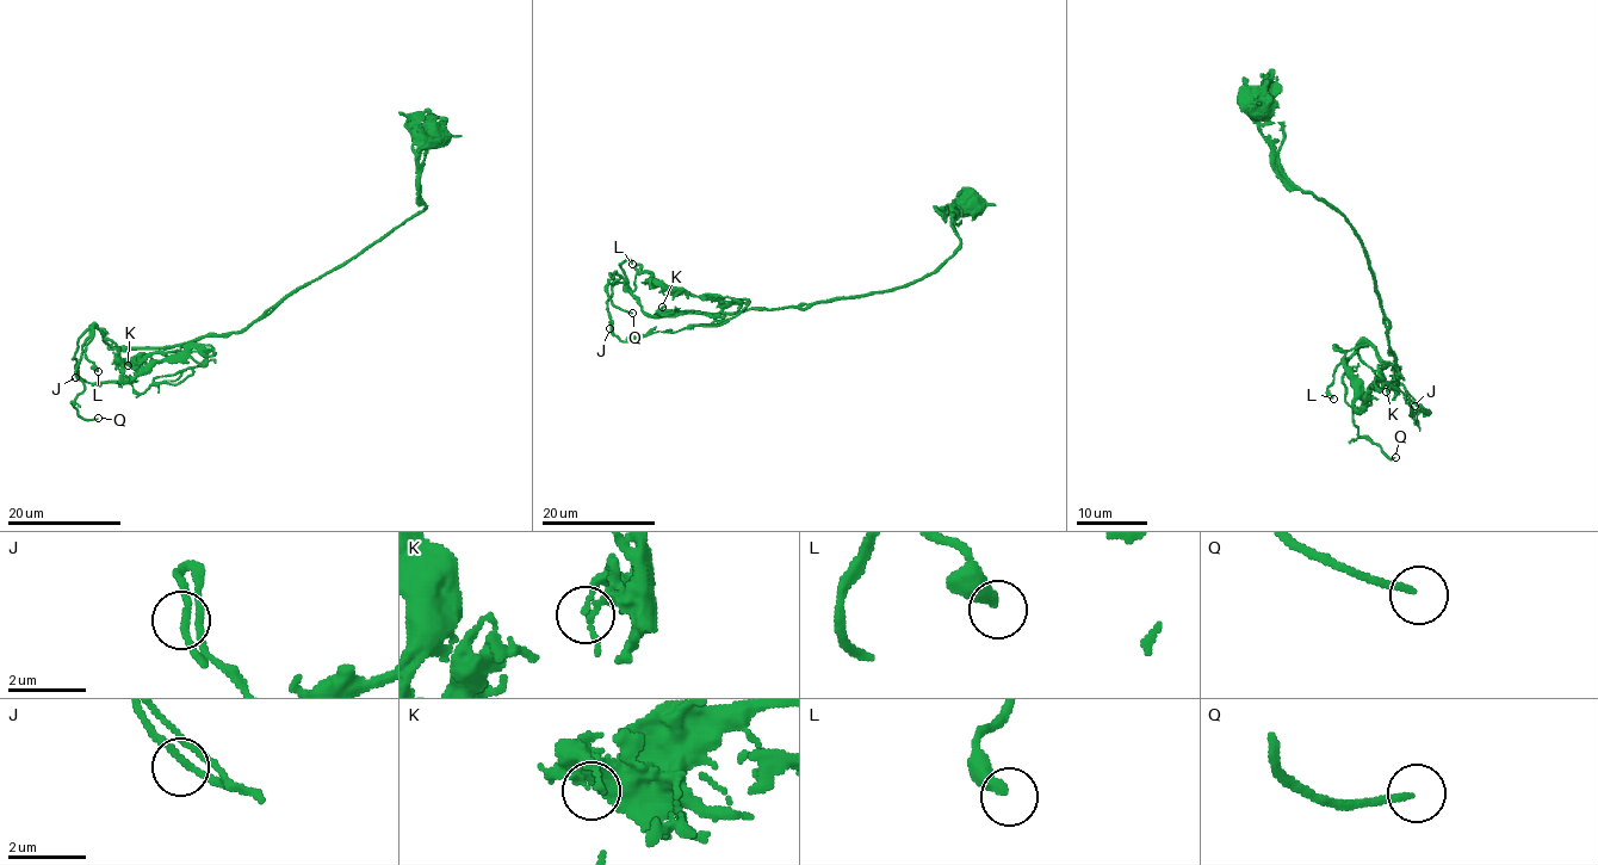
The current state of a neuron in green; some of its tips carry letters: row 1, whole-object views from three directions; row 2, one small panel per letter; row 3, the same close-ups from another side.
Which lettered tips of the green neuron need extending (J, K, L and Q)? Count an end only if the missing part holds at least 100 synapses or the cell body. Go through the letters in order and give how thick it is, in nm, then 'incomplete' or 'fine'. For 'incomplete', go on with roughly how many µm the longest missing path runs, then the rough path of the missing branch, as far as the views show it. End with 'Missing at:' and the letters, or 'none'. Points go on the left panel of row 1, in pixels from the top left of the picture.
J: calibre 150 nm; fine
K: calibre 160 nm; fine
L: calibre 360 nm; fine
Q: calibre 170 nm; incomplete; missing 60 µm; course (98, 418), (143, 419), (179, 402), (190, 416), (208, 393), (216, 407), (130, 430), (104, 408), (85, 414)
Missing at: Q

